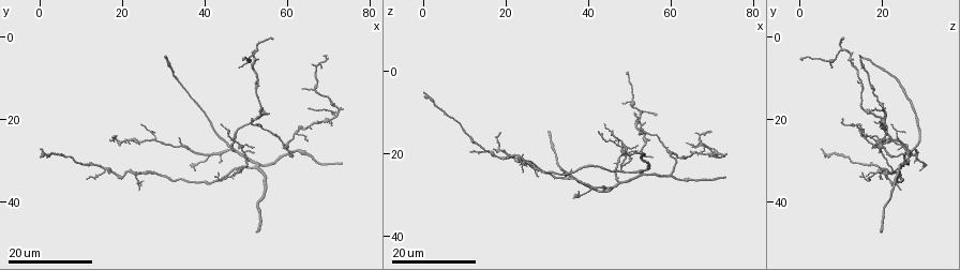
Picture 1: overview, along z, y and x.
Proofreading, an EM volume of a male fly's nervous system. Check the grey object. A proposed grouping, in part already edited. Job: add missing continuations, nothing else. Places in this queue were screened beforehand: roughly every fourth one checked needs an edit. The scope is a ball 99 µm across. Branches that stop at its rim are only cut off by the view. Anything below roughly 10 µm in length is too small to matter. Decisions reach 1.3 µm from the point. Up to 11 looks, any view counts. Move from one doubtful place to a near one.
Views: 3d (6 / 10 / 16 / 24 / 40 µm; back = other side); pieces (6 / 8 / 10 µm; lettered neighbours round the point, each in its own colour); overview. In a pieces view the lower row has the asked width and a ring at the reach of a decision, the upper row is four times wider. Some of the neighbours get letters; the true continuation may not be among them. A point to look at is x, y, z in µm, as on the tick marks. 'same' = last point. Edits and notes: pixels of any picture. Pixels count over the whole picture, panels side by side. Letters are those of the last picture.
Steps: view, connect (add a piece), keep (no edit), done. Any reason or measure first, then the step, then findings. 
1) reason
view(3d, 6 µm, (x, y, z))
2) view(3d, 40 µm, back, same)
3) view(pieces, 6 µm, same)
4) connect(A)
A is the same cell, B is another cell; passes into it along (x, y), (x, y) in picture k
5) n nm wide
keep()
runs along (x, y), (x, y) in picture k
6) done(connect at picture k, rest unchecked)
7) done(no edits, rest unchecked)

long arm stops here
view(3d, 24 µm, (51.5, 20.0, 10.0))

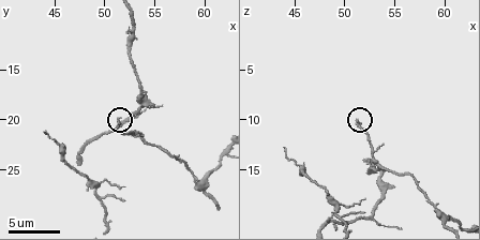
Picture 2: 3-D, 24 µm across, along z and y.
view(3d, 6 µm, (51.6, 20.0, 10.4))

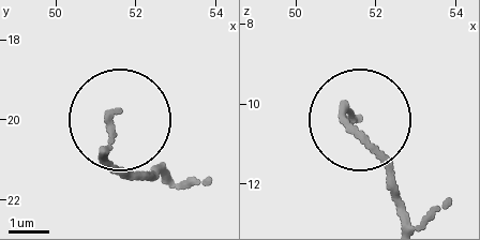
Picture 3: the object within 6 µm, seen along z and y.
view(pieces, 10 µm, (51.45, 19.85, 10.45))

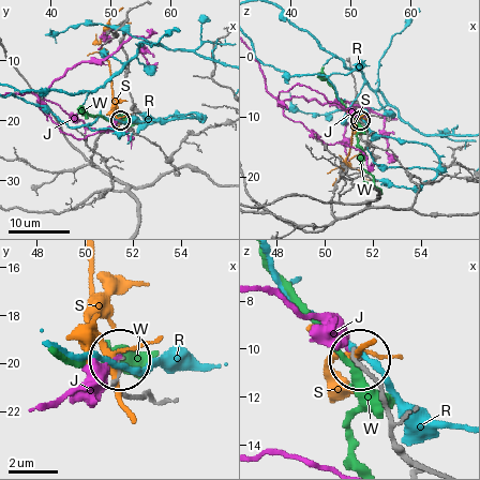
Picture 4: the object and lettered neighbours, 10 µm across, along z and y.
130 nm wide
keep()
J, R, S and W are other cells; none of them fits

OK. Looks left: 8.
long arm stops here
view(3d, 24 µm, (50.0, 5.5, 0.5))

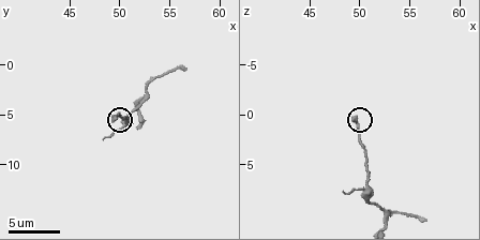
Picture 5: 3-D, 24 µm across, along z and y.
view(pieces, 10 µm, (49.2, 5.4, 0.4))

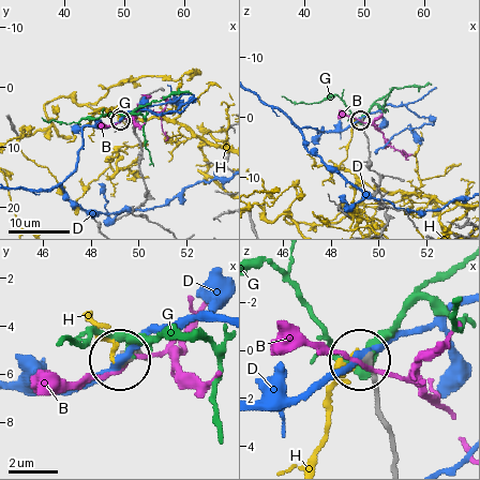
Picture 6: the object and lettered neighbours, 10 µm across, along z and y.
330 nm wide
keep()
B, D, G and H are other cells; runs along (392, 461), (392, 430), (376, 380), (363, 364) in picture 6; none of them fits

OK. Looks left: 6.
an open end
view(3d, 24 µm, (30.0, 5.0, 15.0))

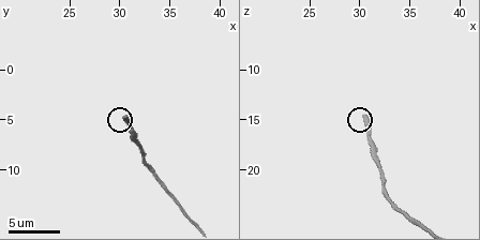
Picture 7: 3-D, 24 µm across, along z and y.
view(pieces, 6 µm, (30.6, 5.0, 14.6))

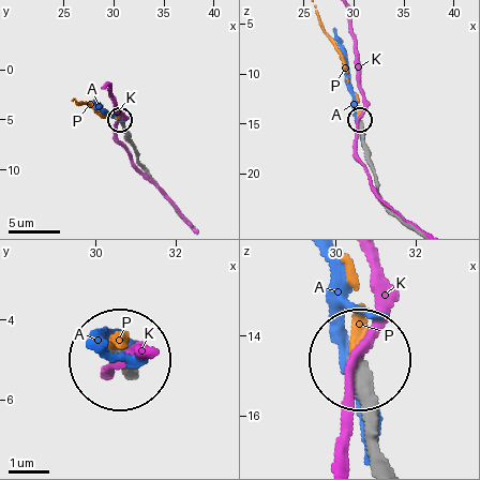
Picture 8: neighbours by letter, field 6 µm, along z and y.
connect(P)
P is the same cell, A and K are other cells; passes into it along (368, 147), (343, 56), (319, 17) in picture 8; the cell continues

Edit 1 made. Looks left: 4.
view(overview)

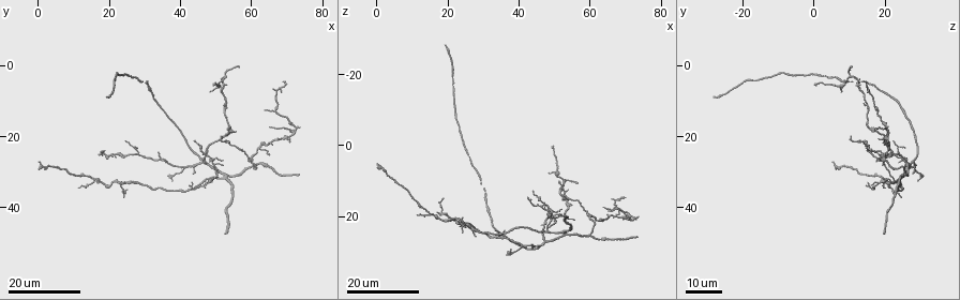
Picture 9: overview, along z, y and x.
end of a long branch
view(3d, 16 µm, (0.5, 27.0, 5.0))

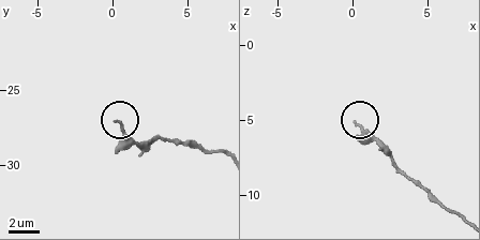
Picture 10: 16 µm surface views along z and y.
see the neighbours
view(pieces, 8 µm, (0.2, 27.2, 5.2))

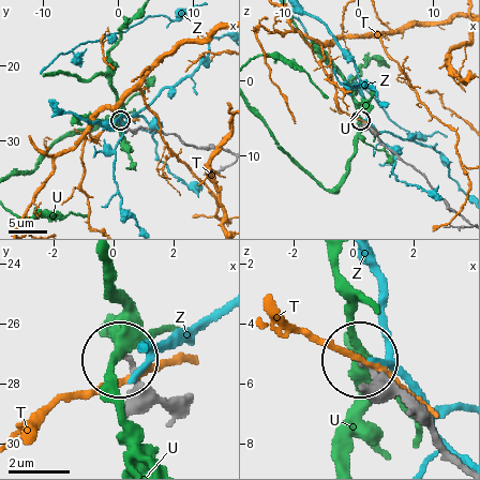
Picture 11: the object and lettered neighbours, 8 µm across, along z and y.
150 nm wide
keep()
T, U and Z are other cells; runs along (179, 396), (155, 393), (120, 358) in picture 11; none of them fits

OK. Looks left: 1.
done(connect at picture 8, rest unchecked)

